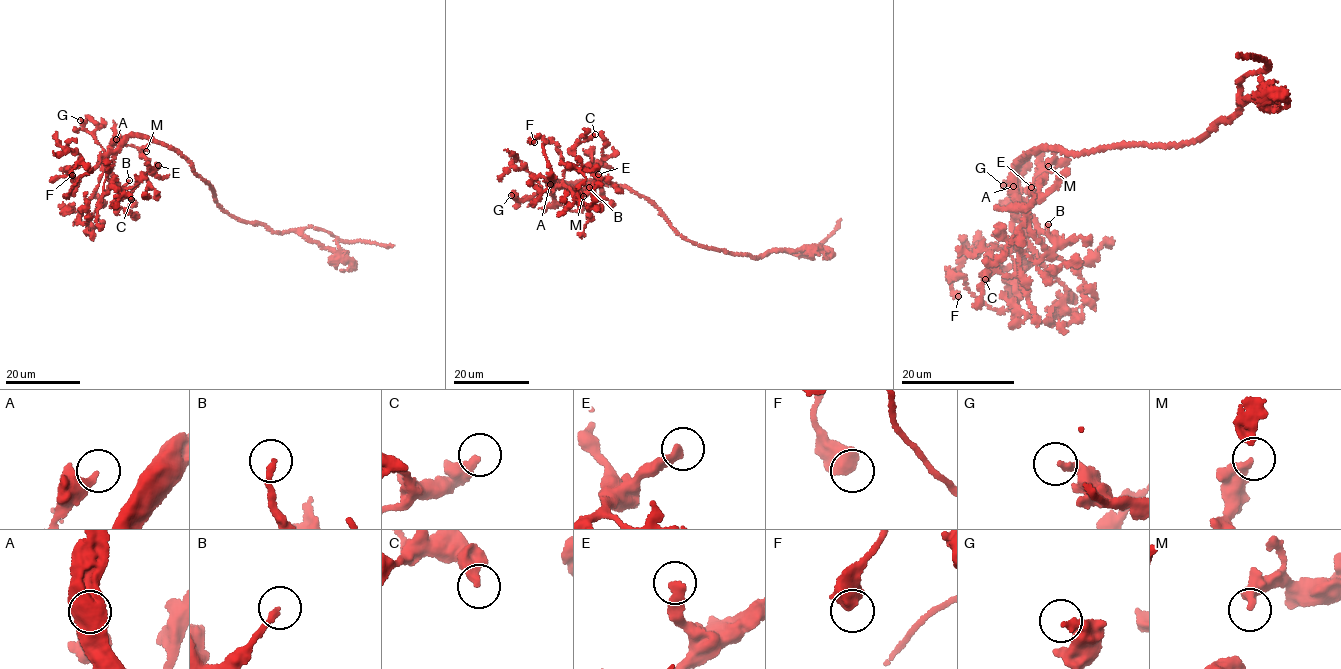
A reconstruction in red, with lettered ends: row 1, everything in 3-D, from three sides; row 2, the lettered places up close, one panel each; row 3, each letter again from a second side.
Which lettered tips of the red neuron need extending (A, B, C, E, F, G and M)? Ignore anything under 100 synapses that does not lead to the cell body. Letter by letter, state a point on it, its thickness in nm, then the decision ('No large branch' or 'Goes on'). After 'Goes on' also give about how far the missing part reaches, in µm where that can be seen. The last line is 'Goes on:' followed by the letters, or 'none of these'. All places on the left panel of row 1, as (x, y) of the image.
A: Place: (116, 139). Thickness 400 nm. No large branch
B: Place: (129, 180). Thickness 200 nm. No large branch
C: Place: (131, 199). Thickness 400 nm. No large branch
E: Place: (158, 165). Thickness 320 nm. No large branch
F: Place: (72, 175). Thickness 650 nm. No large branch
G: Place: (80, 120). Thickness 260 nm. No large branch
M: Place: (146, 151). Thickness 340 nm. No large branch
Goes on: none of these

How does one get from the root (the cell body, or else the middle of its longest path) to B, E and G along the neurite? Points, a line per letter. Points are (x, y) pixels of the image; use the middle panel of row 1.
B: (636, 193), (622, 186), (588, 180), (557, 182), (582, 192), (589, 187)
E: (636, 193), (622, 186), (588, 180), (557, 182), (568, 189), (590, 190), (595, 183), (592, 172), (598, 174)
G: (636, 193), (618, 185), (558, 180), (557, 189), (524, 200), (511, 195)

